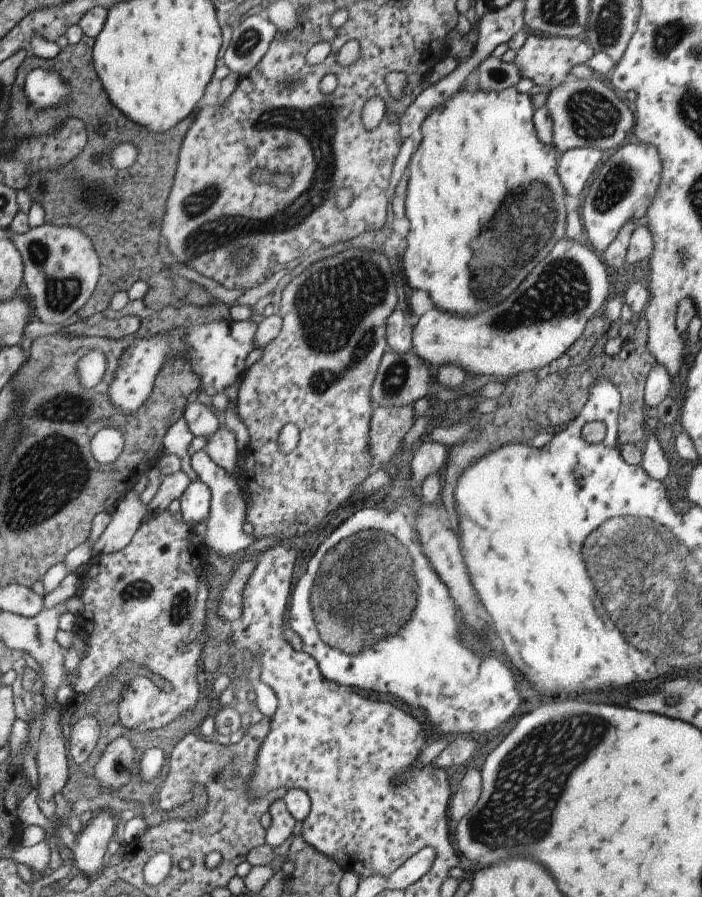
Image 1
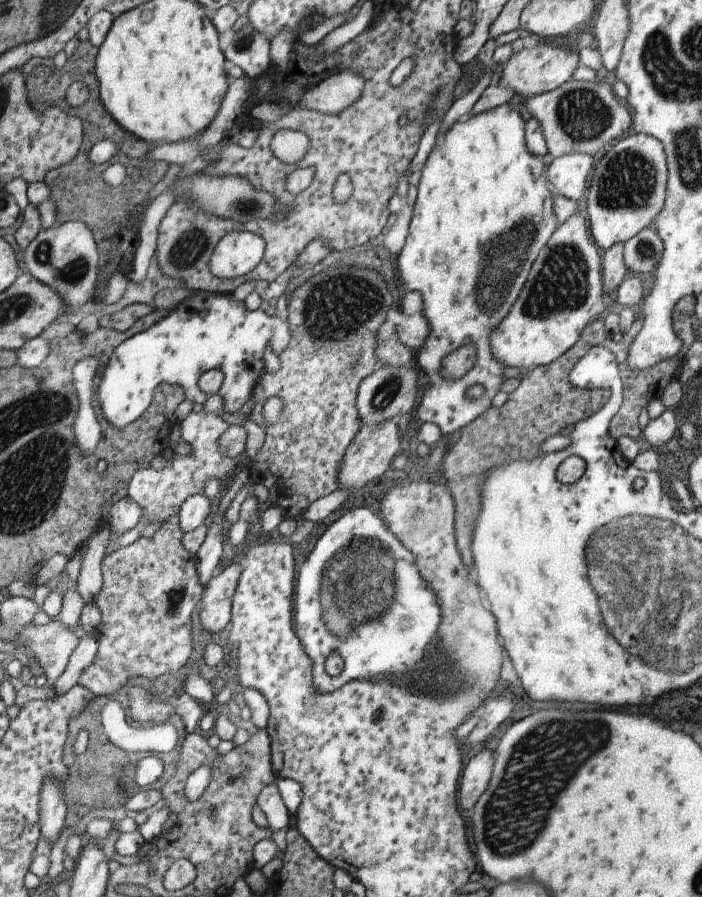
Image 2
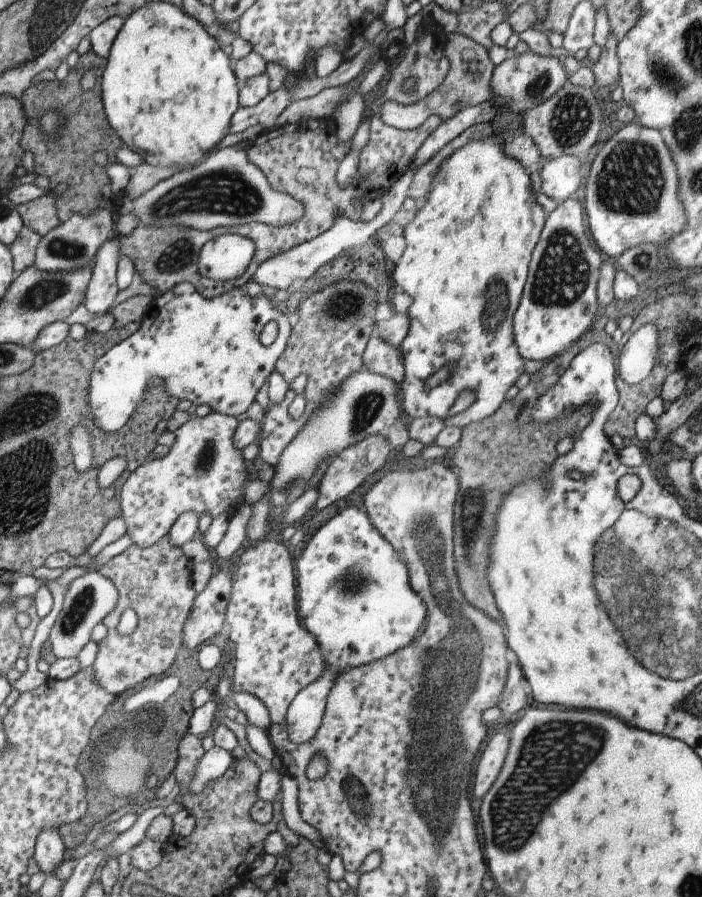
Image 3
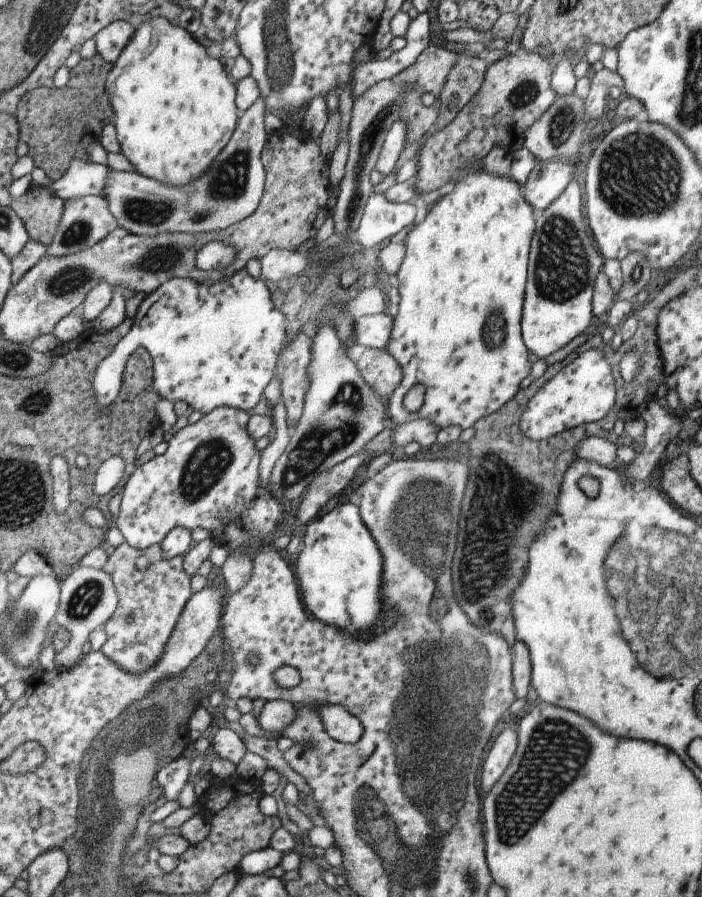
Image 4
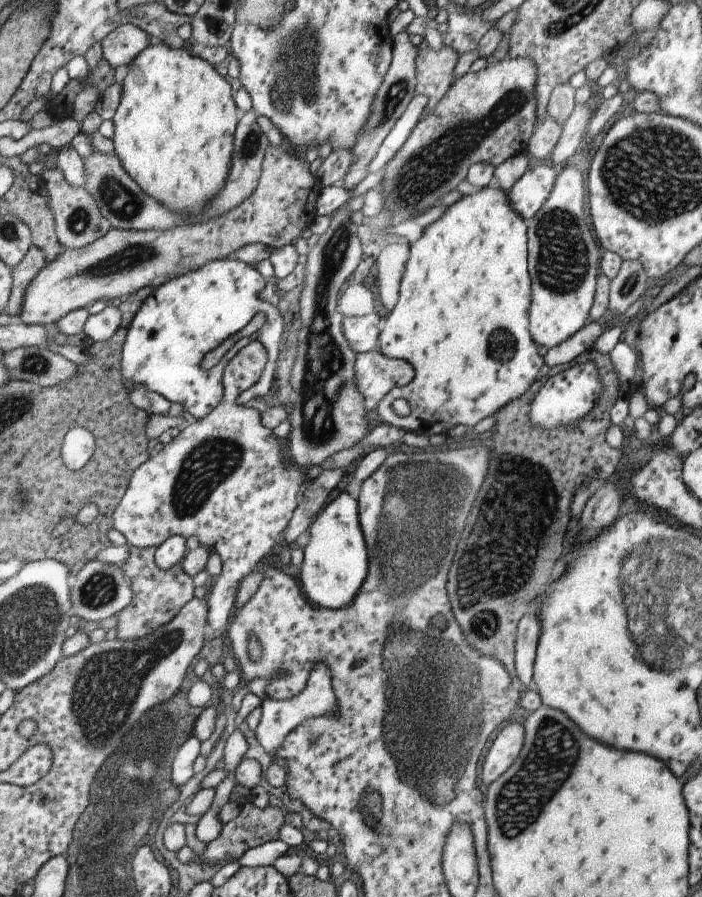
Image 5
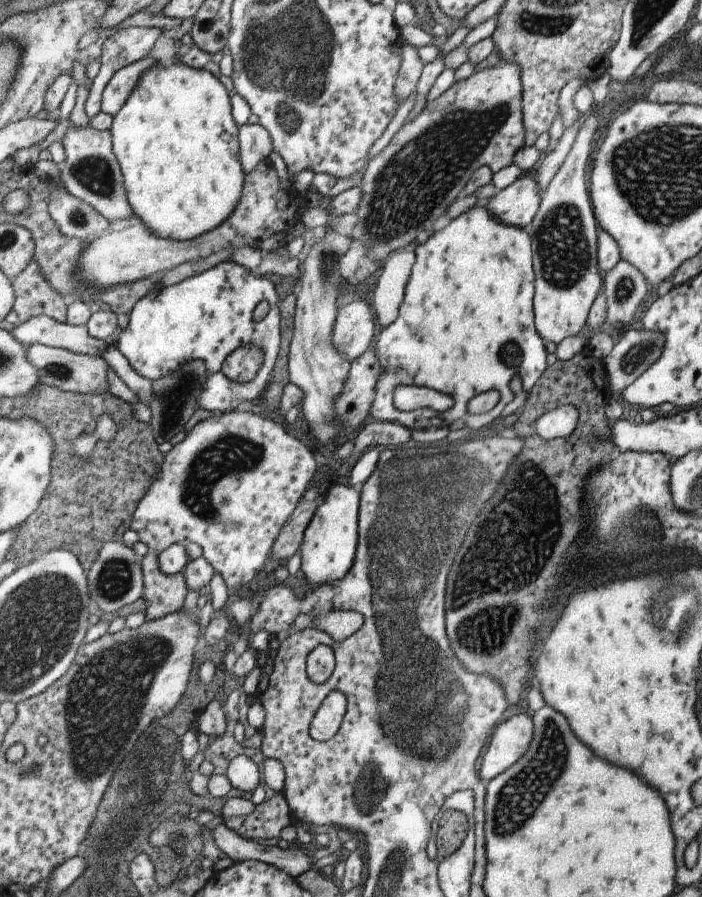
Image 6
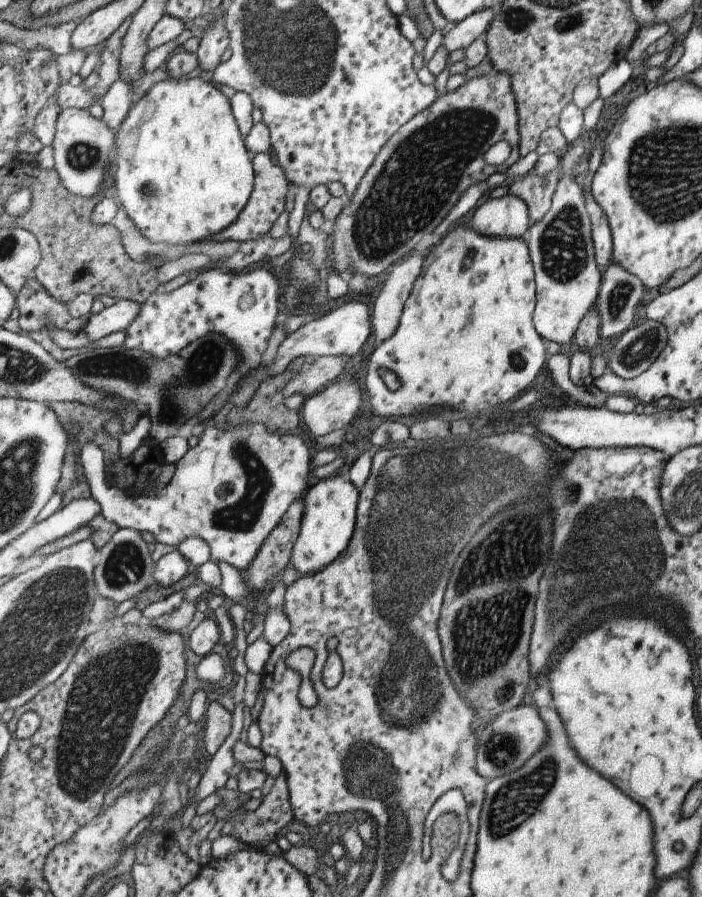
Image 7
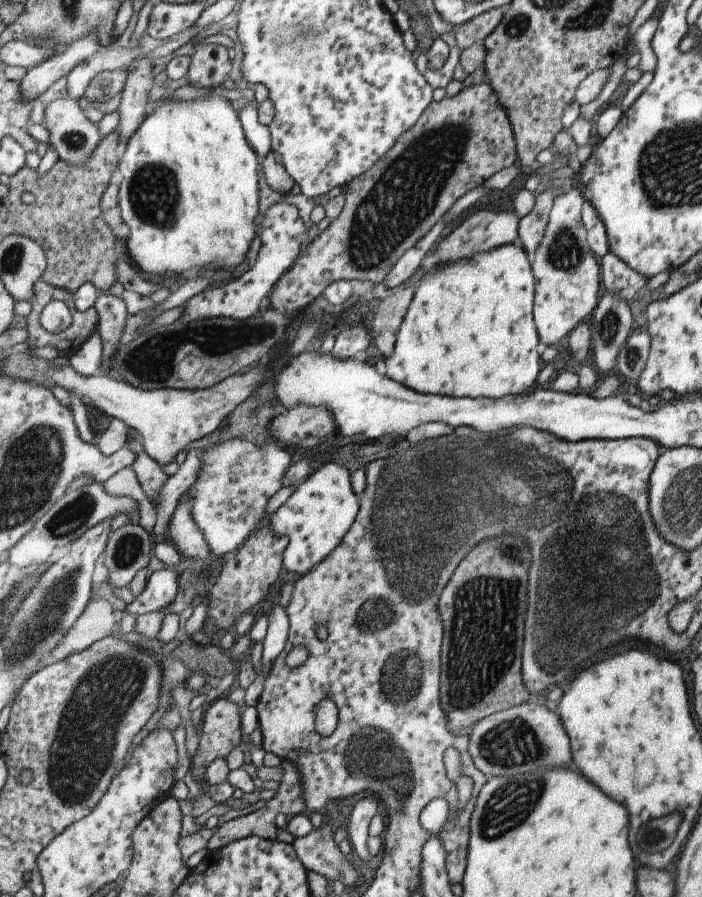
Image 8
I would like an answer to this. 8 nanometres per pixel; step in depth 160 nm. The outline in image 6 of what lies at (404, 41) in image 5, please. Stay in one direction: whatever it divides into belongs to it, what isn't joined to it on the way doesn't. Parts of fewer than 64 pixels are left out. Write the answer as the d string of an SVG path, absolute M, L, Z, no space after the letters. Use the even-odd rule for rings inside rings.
M402 40L400 48L400 65L394 80L394 93L398 105L401 104L411 91L416 88L422 66L424 65L417 56L416 49Z

